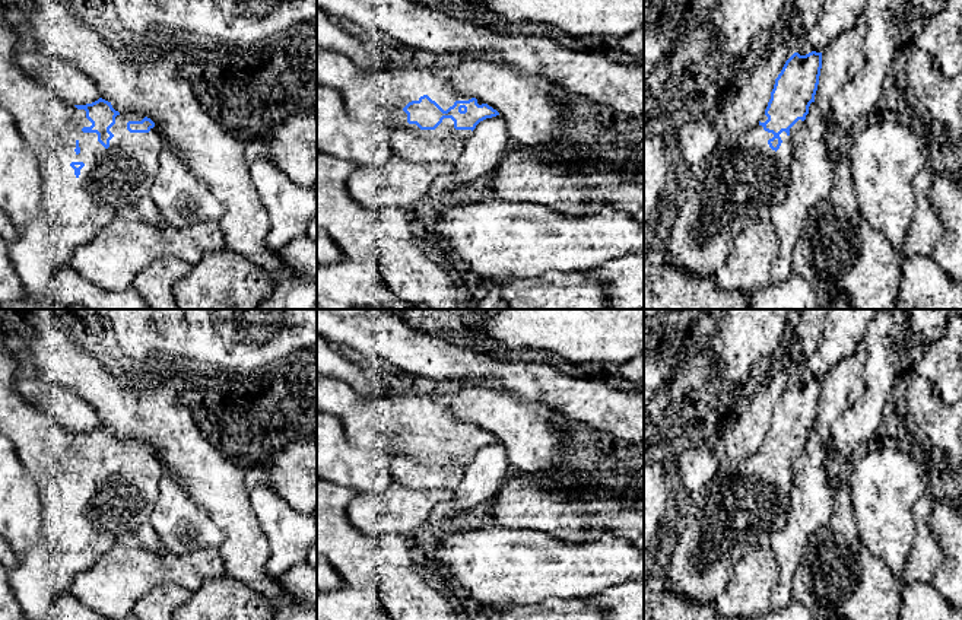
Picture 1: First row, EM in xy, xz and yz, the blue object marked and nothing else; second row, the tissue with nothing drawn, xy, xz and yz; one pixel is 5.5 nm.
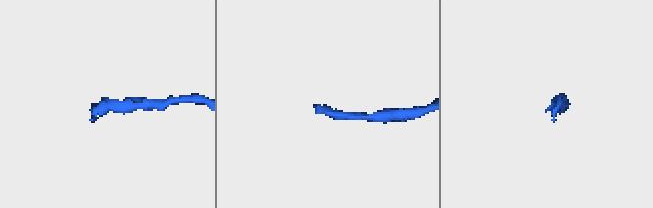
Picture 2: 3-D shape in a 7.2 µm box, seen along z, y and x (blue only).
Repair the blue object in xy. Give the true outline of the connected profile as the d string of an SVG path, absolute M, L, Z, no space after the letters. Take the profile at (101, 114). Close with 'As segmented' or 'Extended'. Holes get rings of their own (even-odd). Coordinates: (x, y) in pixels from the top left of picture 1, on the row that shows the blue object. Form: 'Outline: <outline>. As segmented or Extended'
Outline: M0 22L0 106L13 115L18 131L39 158L44 203L20 236L9 244L25 296L0 303L0 309L66 309L53 296L53 276L69 266L77 248L150 194L163 140L150 118L121 115L102 98L86 105L64 102L50 86L16 66L18 44L19 35L10 23Z. Extended

